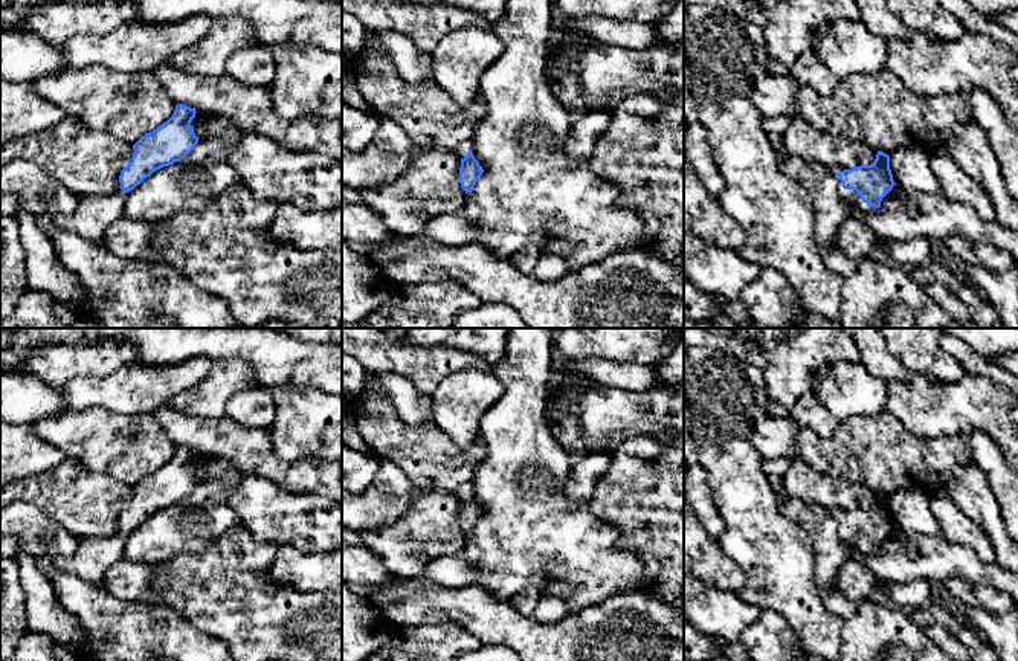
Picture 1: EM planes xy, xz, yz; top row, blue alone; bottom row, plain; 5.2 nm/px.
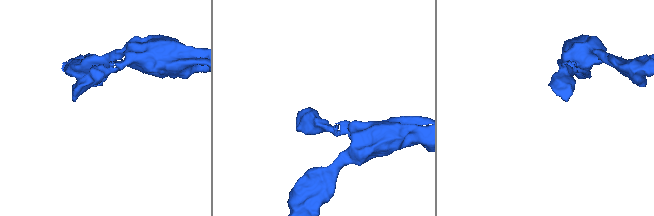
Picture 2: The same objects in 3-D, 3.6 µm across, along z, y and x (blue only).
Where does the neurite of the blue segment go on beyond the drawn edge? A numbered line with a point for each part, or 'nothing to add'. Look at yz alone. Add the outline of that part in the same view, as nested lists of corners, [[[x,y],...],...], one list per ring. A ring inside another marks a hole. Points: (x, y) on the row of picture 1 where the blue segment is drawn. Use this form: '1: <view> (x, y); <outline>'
1: yz (832, 203); [[[781,154],[778,169],[809,195],[815,211],[815,241],[821,252],[835,249],[838,229],[853,217],[855,209],[878,209],[864,203],[856,191],[844,189],[839,177],[820,162]]]

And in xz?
1: xz (426, 113); [[[359,55],[354,72],[365,102],[397,122],[414,145],[467,156],[475,128],[487,114],[481,95],[461,107],[432,79],[420,85],[401,81],[386,56]]]

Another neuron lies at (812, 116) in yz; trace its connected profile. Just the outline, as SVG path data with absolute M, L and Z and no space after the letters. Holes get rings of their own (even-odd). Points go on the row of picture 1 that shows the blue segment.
M887 67L839 79L830 96L801 87L797 105L797 116L812 127L885 154L910 143L931 148L939 137L972 121L966 95L917 95Z

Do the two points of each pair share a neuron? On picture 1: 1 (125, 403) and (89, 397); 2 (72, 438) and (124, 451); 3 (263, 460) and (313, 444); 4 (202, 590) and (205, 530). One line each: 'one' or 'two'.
1: one
2: one
3: two
4: two

